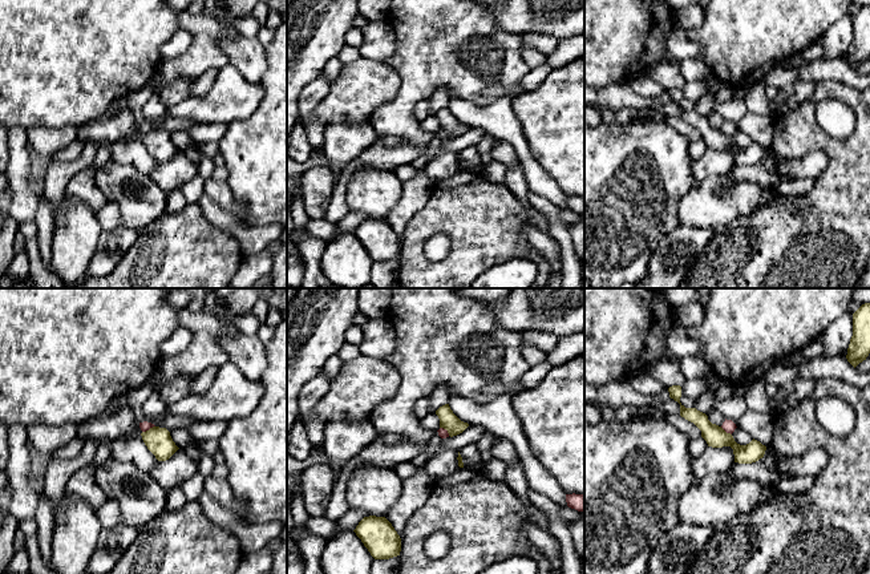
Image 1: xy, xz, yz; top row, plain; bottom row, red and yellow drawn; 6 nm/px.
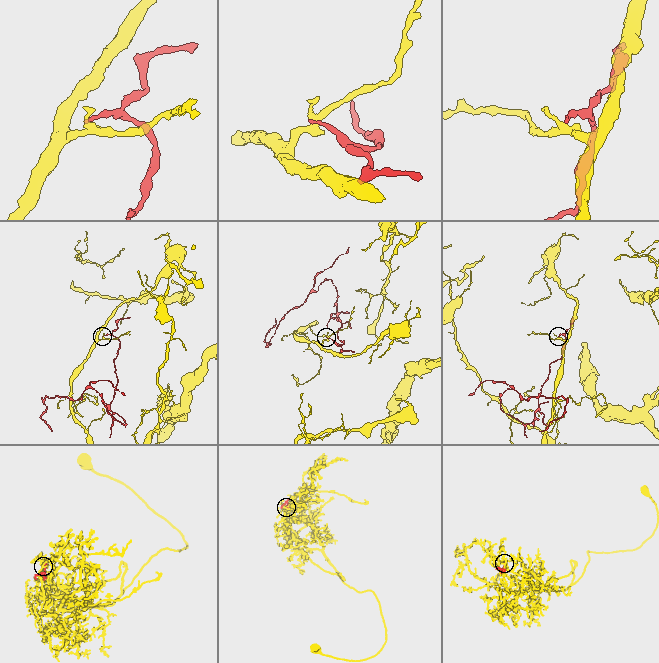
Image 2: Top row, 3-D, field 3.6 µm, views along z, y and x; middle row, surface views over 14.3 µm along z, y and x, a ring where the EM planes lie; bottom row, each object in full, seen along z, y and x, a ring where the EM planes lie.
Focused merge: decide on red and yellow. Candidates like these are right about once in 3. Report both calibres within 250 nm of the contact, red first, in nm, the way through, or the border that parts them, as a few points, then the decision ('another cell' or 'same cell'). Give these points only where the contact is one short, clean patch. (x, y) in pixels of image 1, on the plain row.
60/160 nm | along xy (154, 128), (142, 134) | another cell

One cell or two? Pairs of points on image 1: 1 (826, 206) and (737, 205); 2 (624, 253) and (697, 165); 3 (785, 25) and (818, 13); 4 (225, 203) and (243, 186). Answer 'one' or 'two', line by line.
1: two
2: two
3: one
4: two

